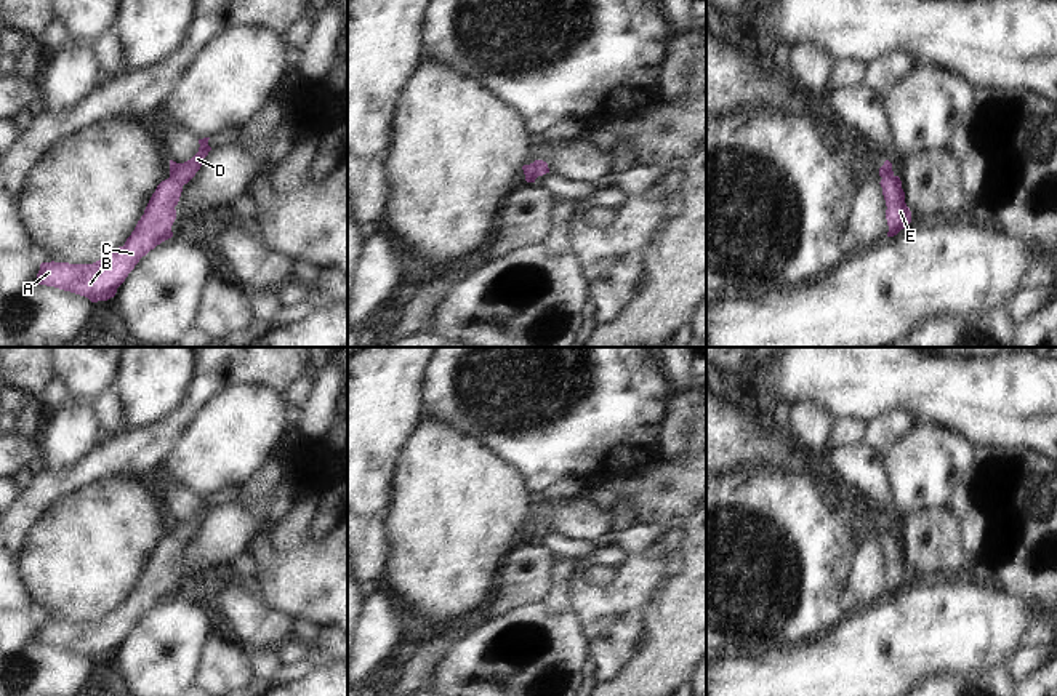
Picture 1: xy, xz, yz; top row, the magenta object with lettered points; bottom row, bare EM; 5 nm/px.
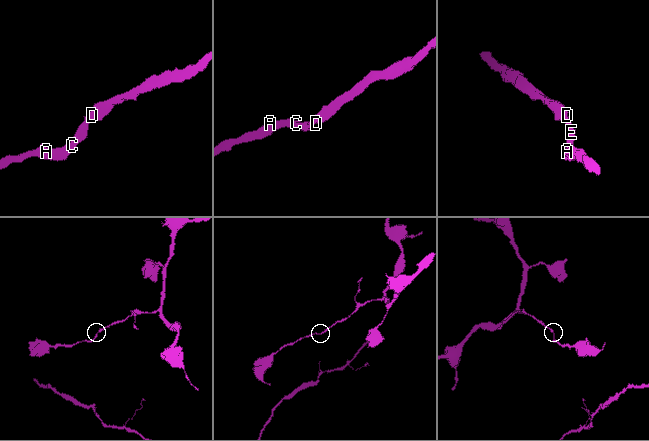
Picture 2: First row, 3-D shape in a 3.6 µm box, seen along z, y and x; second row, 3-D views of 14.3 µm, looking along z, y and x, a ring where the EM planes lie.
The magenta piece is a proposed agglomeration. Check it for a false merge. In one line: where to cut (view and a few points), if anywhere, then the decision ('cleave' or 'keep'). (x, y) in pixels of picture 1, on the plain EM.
no cut | keep

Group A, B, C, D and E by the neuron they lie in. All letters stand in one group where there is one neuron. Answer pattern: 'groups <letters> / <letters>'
groups A B C D E

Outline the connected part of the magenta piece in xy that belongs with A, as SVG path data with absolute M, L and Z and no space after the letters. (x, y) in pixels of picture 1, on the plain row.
M210 496L199 498L199 510L184 522L170 518L170 536L162 539L152 552L144 573L123 605L107 611L93 622L42 621L37 643L54 645L88 656L91 661L107 659L115 654L143 614L162 600L173 595L171 584L176 578L175 565L183 544L200 528L211 506Z

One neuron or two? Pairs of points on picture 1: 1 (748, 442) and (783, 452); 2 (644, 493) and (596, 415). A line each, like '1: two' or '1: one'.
1: one
2: two

